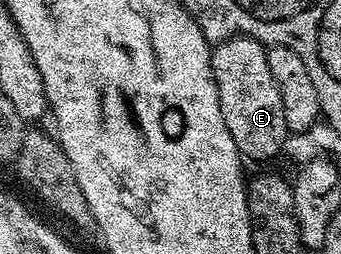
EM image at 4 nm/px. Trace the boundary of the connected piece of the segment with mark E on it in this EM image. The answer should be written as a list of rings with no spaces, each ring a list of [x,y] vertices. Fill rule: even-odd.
[[[229,37],[213,46],[210,62],[220,99],[224,123],[243,158],[266,161],[283,152],[288,136],[284,123],[284,103],[276,91],[276,79],[268,71],[267,46],[251,37]]]

